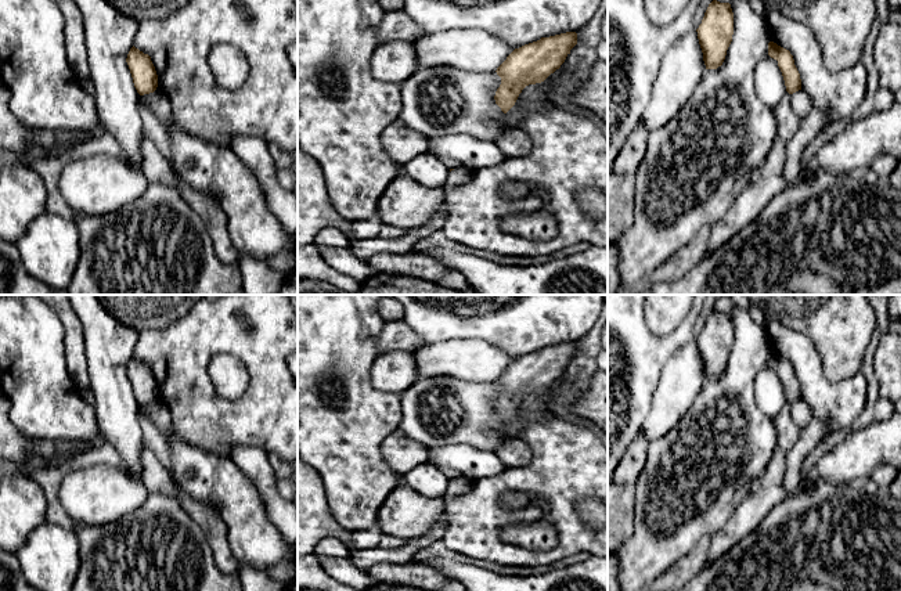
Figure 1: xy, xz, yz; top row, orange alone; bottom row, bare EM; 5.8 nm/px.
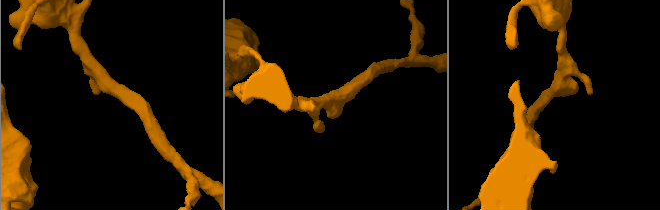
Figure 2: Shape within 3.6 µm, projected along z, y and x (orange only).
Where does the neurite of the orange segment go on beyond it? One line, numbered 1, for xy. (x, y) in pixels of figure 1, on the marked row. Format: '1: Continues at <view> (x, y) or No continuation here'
1: No continuation here

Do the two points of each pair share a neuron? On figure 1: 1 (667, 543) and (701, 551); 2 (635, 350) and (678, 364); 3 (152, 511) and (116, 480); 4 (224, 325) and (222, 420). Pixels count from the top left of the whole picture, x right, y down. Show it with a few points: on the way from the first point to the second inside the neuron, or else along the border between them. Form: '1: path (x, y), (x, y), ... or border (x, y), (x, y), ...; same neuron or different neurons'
1: border (712, 534), (705, 534), (666, 569); different neurons
2: border (692, 339), (667, 360), (655, 391); different neurons
3: border (148, 493), (134, 510), (115, 521); different neurons
4: path (201, 349), (198, 352), (198, 396); same neuron

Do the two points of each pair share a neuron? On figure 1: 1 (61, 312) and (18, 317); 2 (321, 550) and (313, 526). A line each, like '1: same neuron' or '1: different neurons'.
1: different neurons
2: different neurons

